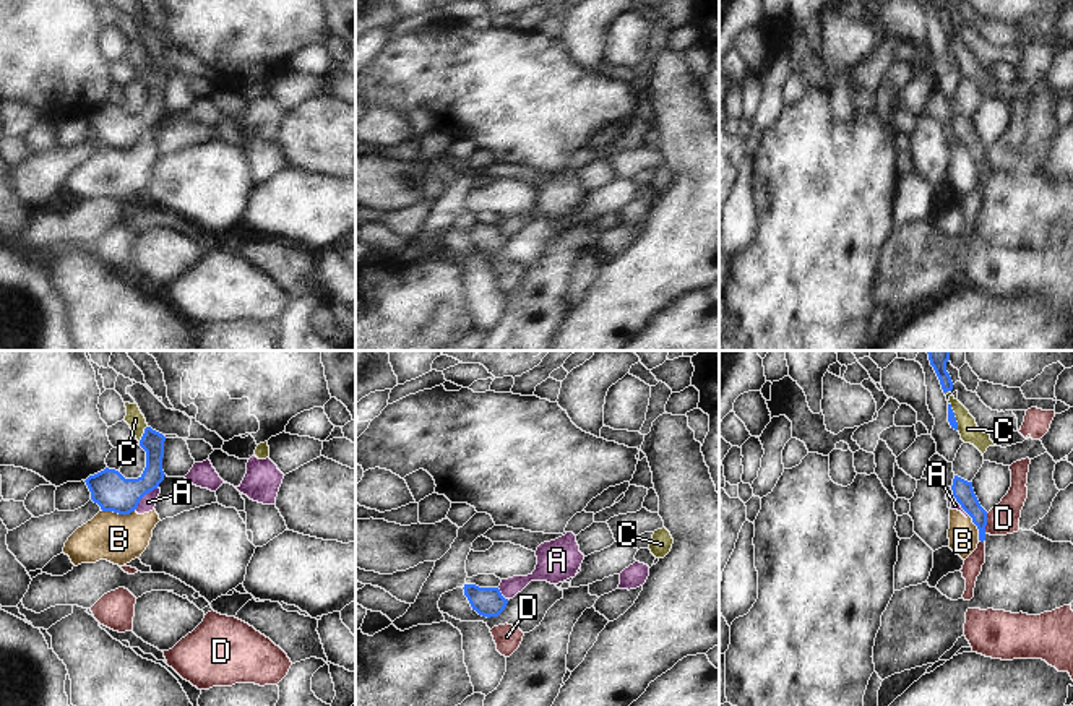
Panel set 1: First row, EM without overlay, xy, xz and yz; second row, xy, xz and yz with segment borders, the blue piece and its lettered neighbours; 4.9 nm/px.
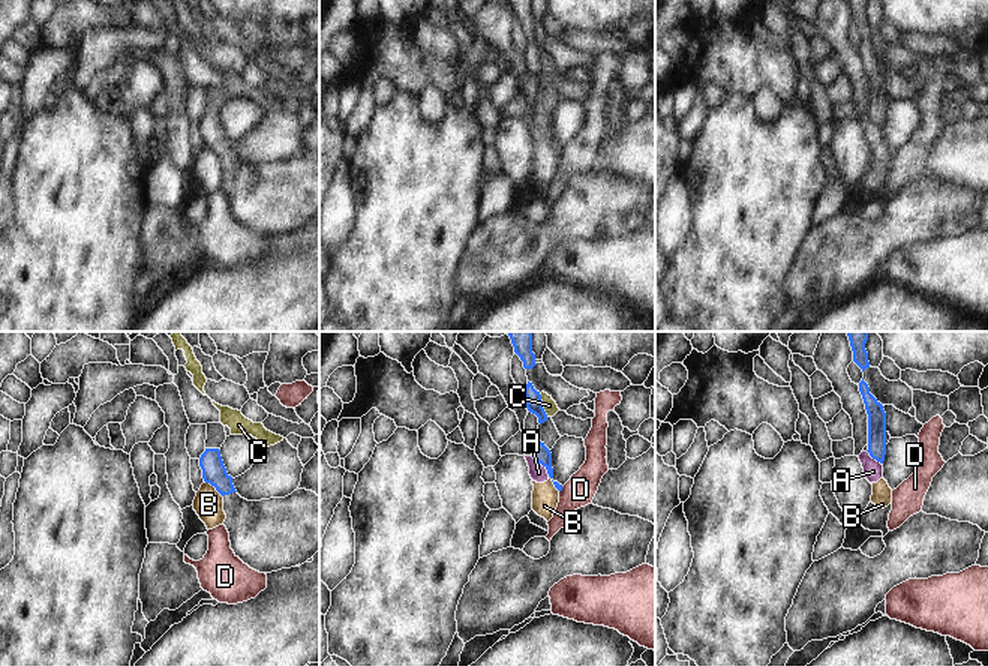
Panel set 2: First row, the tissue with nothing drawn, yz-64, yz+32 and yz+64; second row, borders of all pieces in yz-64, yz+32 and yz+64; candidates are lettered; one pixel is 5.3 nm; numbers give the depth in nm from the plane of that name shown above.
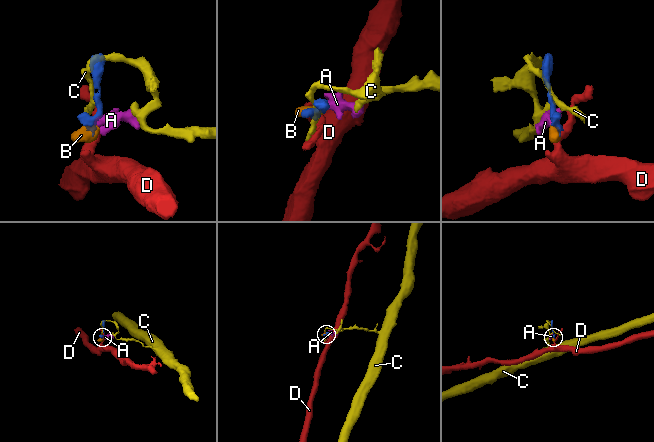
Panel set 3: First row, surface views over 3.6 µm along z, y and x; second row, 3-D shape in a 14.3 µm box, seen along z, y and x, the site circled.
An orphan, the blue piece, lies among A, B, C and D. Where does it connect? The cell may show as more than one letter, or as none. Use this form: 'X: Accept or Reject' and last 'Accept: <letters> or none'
A: Reject
B: Reject
C: Reject
D: Reject
Accept: none.

